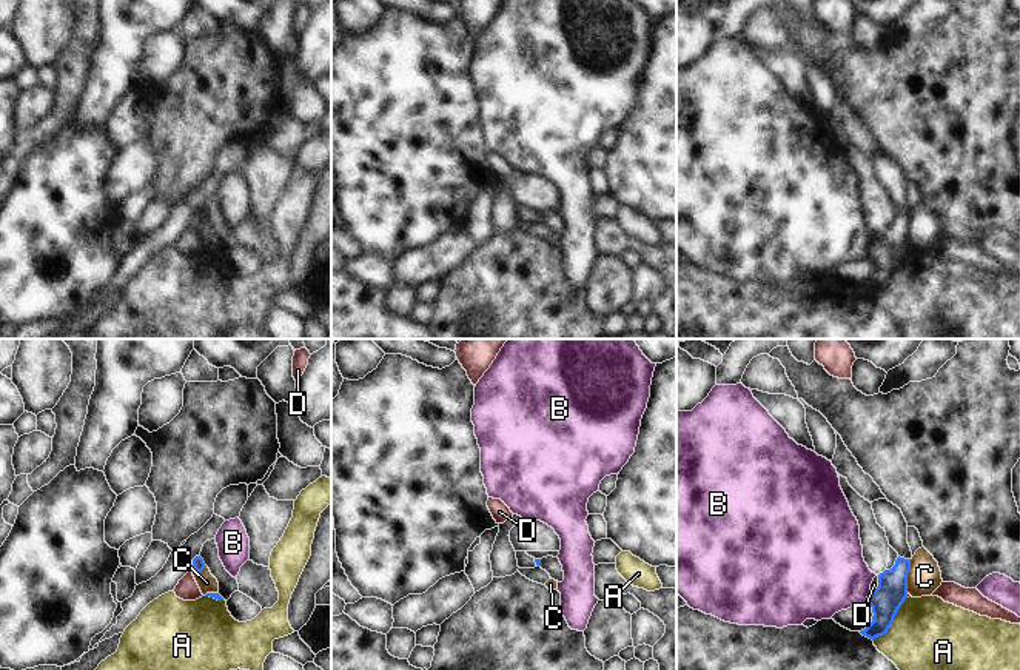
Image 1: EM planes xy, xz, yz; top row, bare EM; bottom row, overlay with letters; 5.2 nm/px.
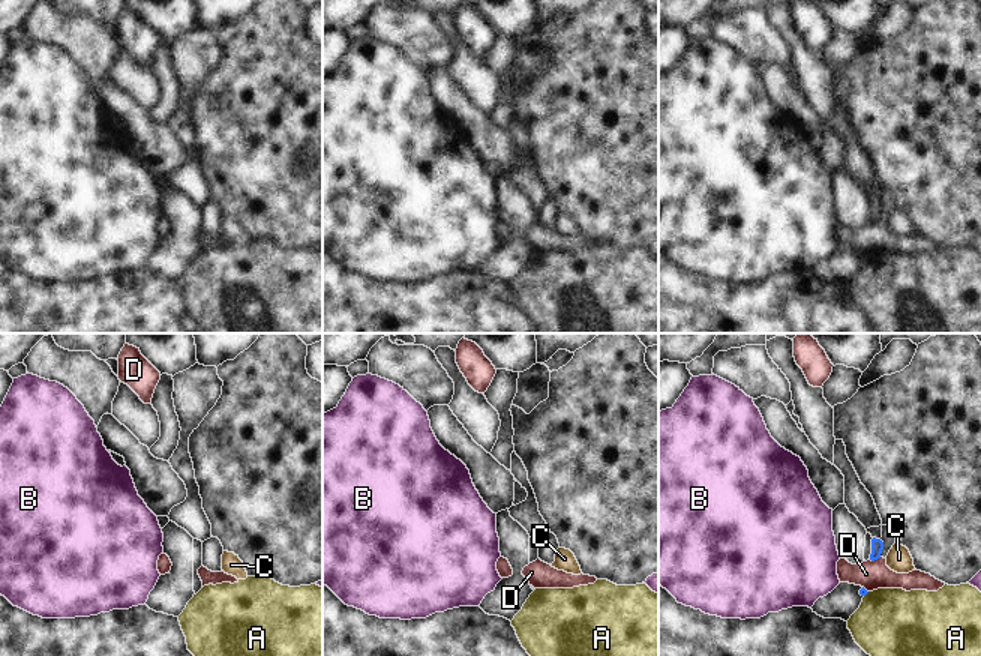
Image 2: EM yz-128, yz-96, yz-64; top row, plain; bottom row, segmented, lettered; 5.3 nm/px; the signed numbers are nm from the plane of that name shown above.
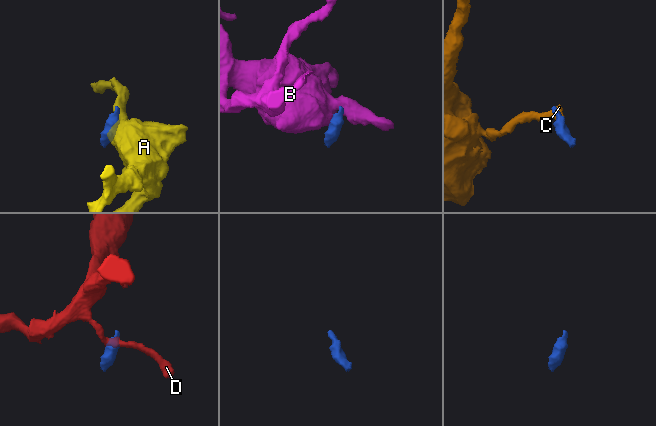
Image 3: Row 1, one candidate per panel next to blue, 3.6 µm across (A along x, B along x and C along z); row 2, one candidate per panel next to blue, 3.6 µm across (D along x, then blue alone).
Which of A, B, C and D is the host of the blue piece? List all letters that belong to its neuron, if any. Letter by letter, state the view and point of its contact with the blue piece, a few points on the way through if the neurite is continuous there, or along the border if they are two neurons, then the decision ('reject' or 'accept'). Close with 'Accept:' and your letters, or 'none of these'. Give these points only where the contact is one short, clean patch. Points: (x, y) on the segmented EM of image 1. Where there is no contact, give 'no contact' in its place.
A: contact yz (892, 621); border yz (906, 596), (889, 629), (872, 639); reject
B: contact yz (868, 596); border yz (871, 590), (866, 601); reject
C: contact yz (906, 576); border yz (911, 559), (906, 592); reject
D: contact yz (879, 584); border yz (879, 575), (879, 584), (871, 590); reject
Accept: none of these

